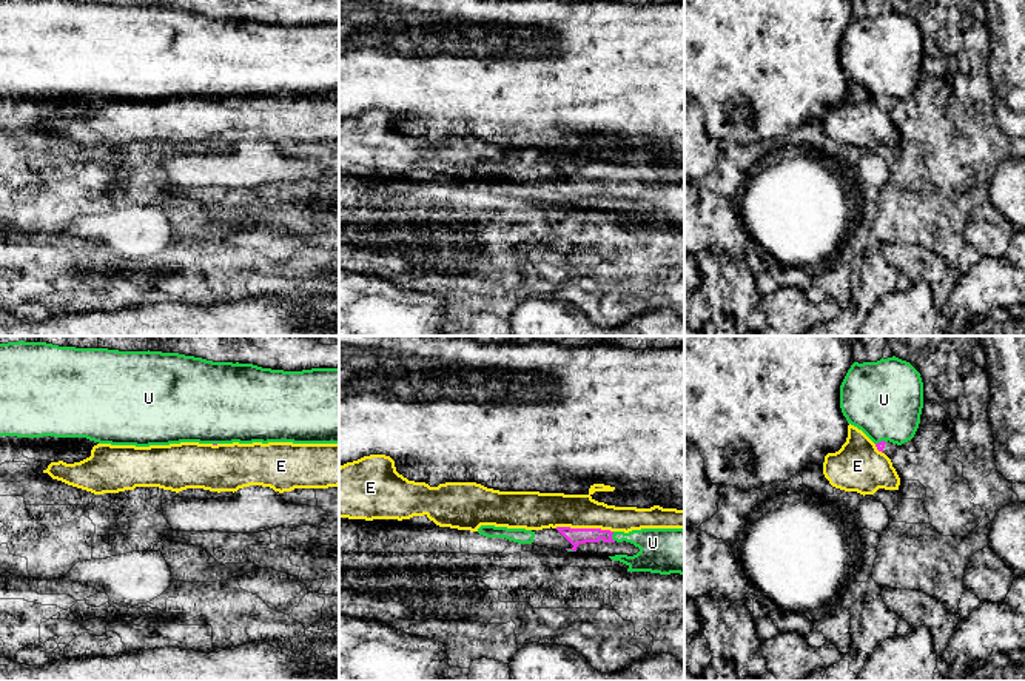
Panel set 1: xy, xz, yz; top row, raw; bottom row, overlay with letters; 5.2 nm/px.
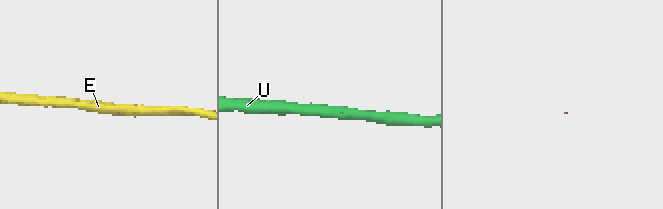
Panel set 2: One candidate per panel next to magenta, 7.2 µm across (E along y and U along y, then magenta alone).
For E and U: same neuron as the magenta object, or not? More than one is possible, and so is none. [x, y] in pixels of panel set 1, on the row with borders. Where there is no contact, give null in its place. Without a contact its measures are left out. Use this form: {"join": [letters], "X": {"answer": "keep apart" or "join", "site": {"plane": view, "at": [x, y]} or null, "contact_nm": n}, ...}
{"join": ["U"], "E": {"answer": "keep apart", "site": {"plane": "xz", "at": [584, 529]}, "contact_nm": 300}, "U": {"answer": "join", "site": {"plane": "xz", "at": [611, 536]}, "contact_nm": 60}}

